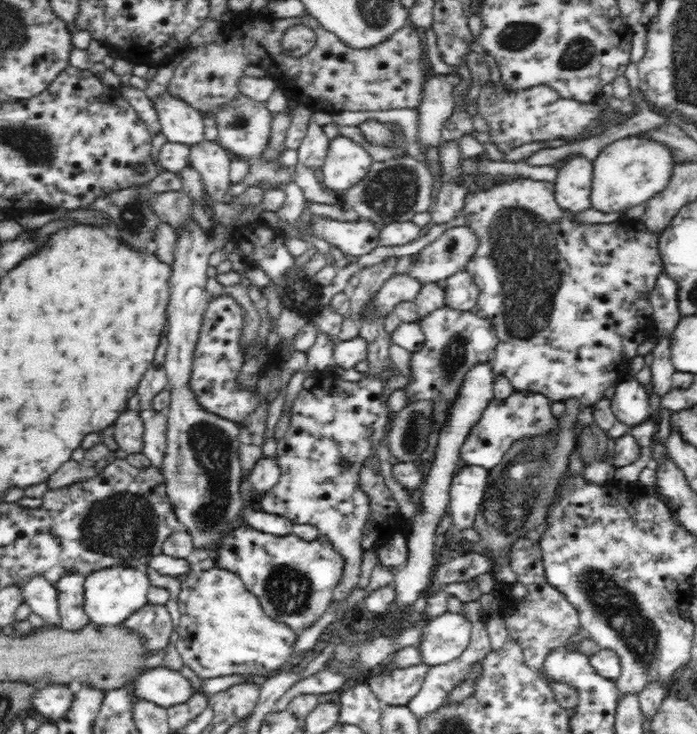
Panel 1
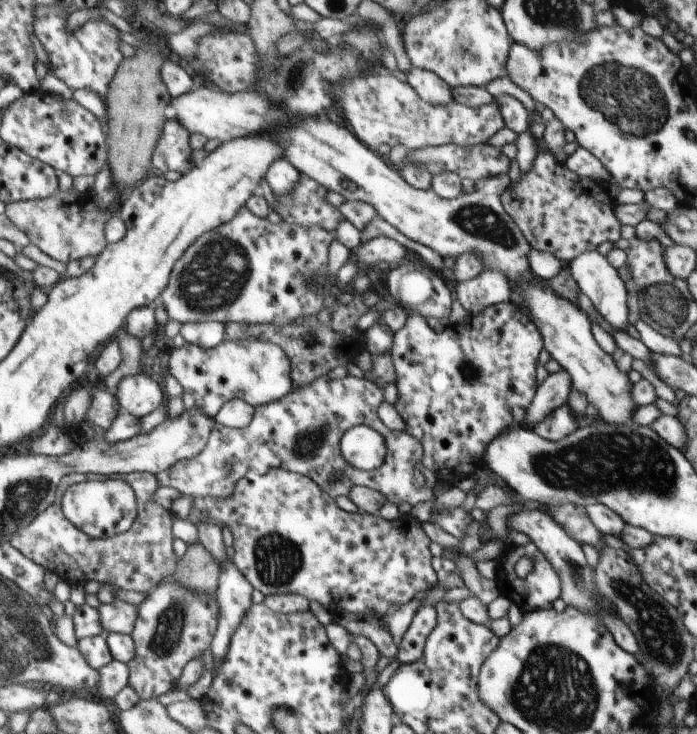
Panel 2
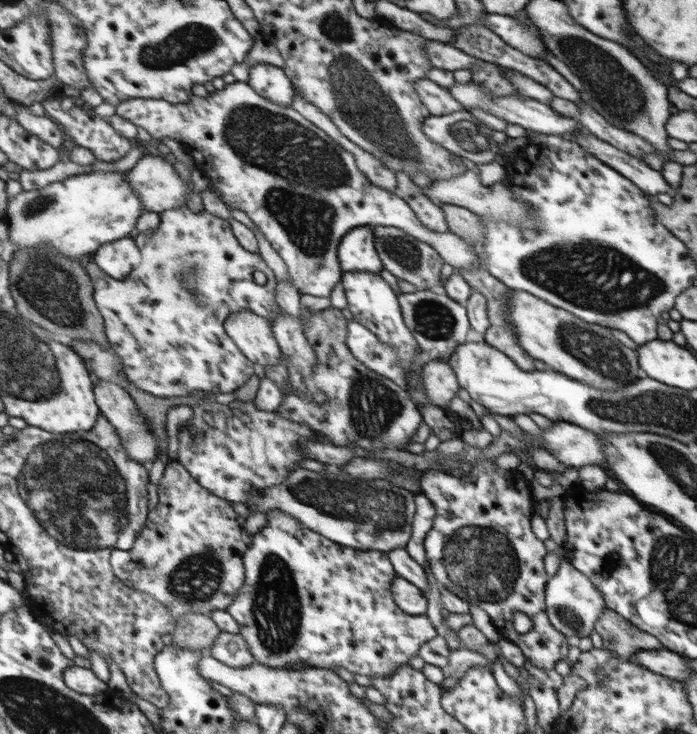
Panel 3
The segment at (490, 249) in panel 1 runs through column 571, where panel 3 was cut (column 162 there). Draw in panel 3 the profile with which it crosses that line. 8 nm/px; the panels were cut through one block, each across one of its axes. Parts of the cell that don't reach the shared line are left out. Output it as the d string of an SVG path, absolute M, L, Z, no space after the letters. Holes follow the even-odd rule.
M187 205L178 207L178 209L170 209L161 212L161 226L154 232L145 231L138 236L137 243L143 252L143 264L140 268L135 269L130 277L124 280L118 280L109 276L96 262L94 258L90 258L87 263L87 271L94 282L94 300L97 300L98 306L101 308L102 314L105 316L107 333L109 334L110 342L113 344L116 352L122 356L124 364L126 364L126 374L130 376L132 382L142 390L148 391L150 394L158 396L160 399L169 399L172 397L185 397L194 394L196 390L204 390L211 392L230 392L236 391L236 388L244 386L246 380L254 374L254 366L251 360L234 360L234 341L230 338L229 333L225 330L225 321L234 313L250 310L262 318L266 318L272 324L272 320L278 316L278 303L275 301L276 278L268 264L264 262L264 258L259 253L246 252L236 236L230 230L230 224L227 220L216 218L206 209L204 211L194 212ZM254 272L264 272L266 275L266 283L264 285L257 284L254 281Z

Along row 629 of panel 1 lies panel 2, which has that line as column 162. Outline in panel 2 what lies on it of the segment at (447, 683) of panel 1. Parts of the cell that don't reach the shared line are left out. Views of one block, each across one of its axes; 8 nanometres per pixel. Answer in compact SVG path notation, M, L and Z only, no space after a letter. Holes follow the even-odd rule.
M328 373L324 374L312 384L298 388L298 390L290 391L280 400L265 404L264 406L255 407L254 418L246 428L234 429L217 426L210 432L210 438L206 442L206 448L202 450L202 454L192 460L181 460L166 472L158 474L158 478L162 487L172 487L179 490L183 495L194 496L196 498L204 496L212 496L212 498L228 498L232 496L236 489L237 482L243 477L242 464L246 462L246 468L258 468L258 470L266 470L270 466L280 466L284 470L306 475L312 478L314 482L321 487L326 494L332 495L333 498L338 496L349 496L353 486L368 487L372 490L381 492L385 498L399 505L402 502L408 504L418 504L418 502L434 502L434 487L438 482L437 475L428 470L422 464L422 456L424 456L421 442L417 438L406 434L406 431L388 430L379 416L376 416L376 408L382 404L382 390L368 378L358 378L347 375L345 378L330 378ZM365 425L373 428L383 434L386 444L386 455L382 465L374 470L366 471L350 466L344 458L342 458L340 450L340 440L344 436L346 430L354 428L354 426Z

